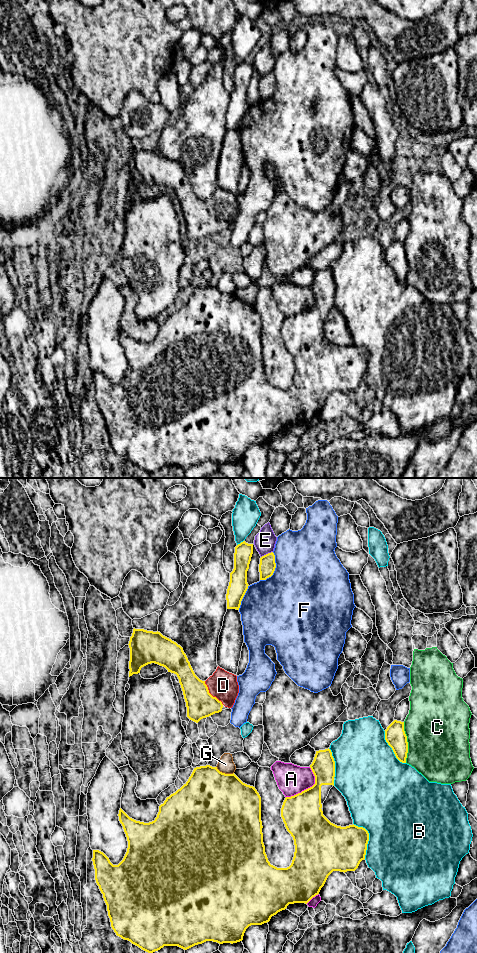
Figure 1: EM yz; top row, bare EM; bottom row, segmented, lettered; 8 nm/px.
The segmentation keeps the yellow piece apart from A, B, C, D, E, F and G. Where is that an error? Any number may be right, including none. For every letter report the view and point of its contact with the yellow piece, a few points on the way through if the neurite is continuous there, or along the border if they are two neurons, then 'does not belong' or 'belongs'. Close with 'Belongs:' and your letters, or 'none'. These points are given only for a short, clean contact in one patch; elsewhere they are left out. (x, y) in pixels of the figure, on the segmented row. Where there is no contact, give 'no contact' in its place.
A: contact yz (308, 788); does not belong
B: contact yz (368, 838); does not belong
C: contact yz (407, 742); does not belong
D: contact yz (210, 694); belongs
E: contact yz (266, 554); does not belong
F: contact yz (274, 569); does not belong
G: contact yz (224, 773); does not belong
Belongs: D

